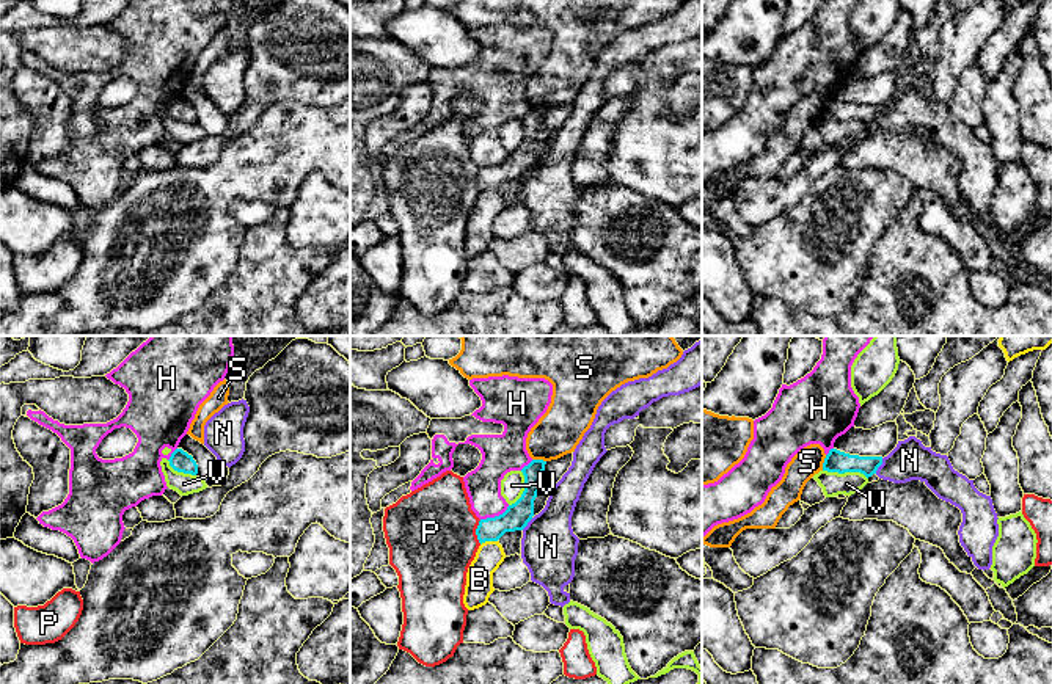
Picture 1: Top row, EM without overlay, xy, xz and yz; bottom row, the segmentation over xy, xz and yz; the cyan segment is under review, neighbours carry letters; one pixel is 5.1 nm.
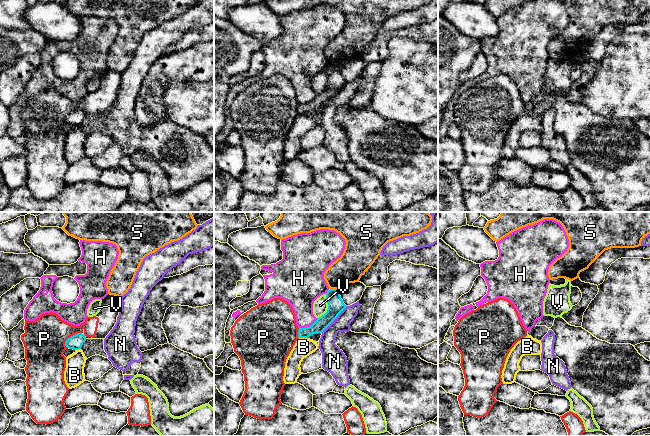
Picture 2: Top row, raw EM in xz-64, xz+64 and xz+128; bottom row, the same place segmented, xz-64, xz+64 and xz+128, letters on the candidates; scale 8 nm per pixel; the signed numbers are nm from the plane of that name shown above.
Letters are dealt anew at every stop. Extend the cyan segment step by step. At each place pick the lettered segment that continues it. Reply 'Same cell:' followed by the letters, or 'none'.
Same cell: none

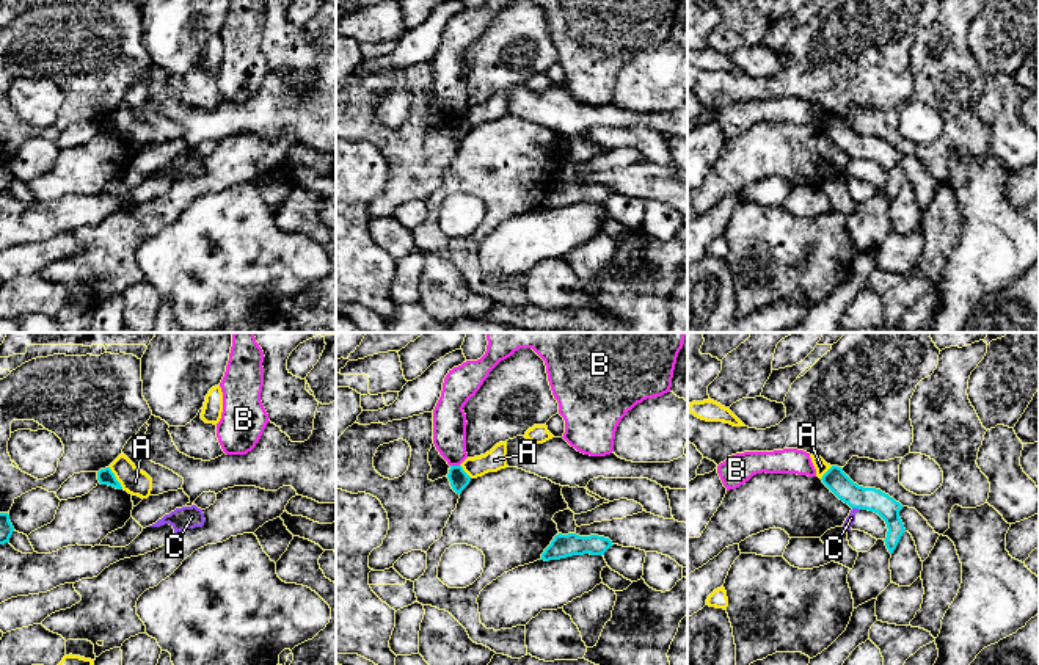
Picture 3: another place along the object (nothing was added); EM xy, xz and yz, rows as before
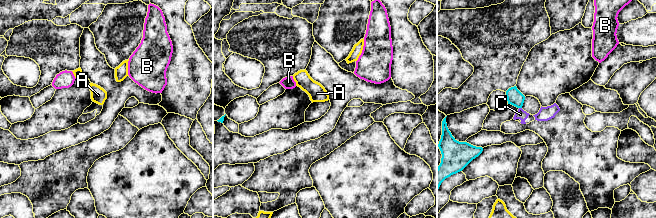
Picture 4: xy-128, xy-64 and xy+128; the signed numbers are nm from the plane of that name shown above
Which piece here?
Same cell: none

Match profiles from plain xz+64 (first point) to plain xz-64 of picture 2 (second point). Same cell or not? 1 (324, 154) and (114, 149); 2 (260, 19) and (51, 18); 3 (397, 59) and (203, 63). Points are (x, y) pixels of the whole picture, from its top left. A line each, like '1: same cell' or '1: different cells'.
1: same cell
2: same cell
3: different cells

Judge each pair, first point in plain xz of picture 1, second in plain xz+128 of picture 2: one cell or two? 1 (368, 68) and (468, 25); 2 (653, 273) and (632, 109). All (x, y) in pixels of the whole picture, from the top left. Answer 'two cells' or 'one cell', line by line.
1: two cells
2: two cells

